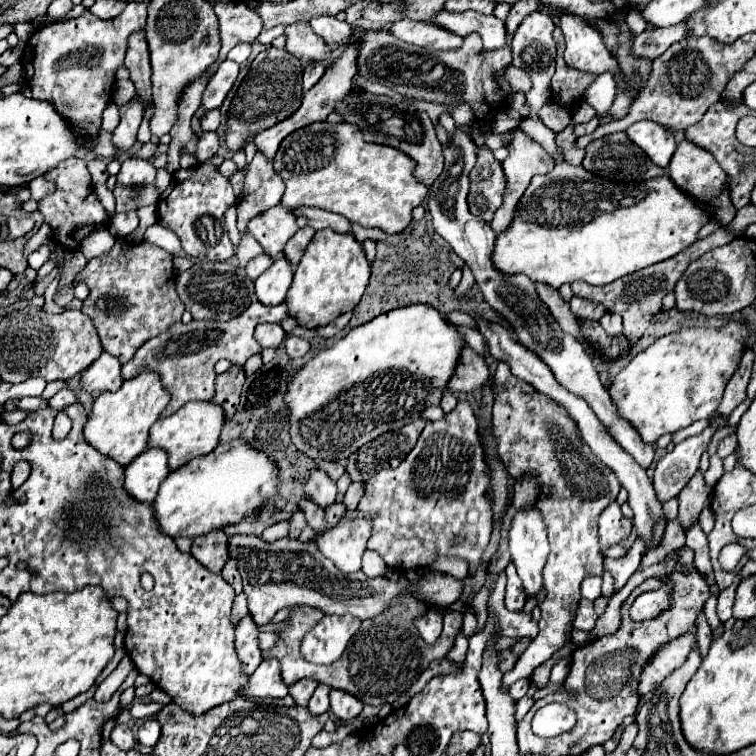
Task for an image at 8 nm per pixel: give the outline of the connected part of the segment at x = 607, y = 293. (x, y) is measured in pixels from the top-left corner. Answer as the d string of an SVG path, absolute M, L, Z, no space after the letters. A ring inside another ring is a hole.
M720 228L714 234L710 234L702 240L696 240L694 246L688 246L686 250L682 250L682 254L676 254L674 258L668 258L666 262L658 262L658 266L642 268L642 270L638 270L638 274L626 274L626 278L618 278L618 282L610 282L610 286L590 286L586 282L574 282L572 290L580 298L602 304L612 314L620 314L624 320L624 336L628 338L630 344L636 344L642 338L642 334L646 332L646 328L650 326L650 320L654 318L654 314L660 312L662 298L674 290L676 282L680 280L680 276L684 274L688 264L698 260L708 250L728 244L732 238L736 238L736 236L732 236L724 228Z

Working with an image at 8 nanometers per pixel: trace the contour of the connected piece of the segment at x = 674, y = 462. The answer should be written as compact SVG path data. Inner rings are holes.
M706 428L702 434L686 438L676 444L670 452L666 452L654 470L654 492L658 494L658 502L668 502L678 496L686 482L694 476L698 468L698 460L712 438L712 430Z

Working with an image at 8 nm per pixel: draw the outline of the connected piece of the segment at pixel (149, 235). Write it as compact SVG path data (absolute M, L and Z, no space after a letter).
M158 224L150 226L150 228L144 232L144 240L152 242L152 244L158 244L160 248L166 248L170 254L182 252L182 246L180 246L178 238L176 238L170 230L166 230L166 228L158 226Z

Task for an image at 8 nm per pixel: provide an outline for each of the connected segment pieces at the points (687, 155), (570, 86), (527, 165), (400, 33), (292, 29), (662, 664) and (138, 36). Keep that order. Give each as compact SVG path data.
M682 140L670 160L670 166L668 166L668 176L676 182L678 188L686 190L688 194L692 194L694 198L698 198L700 202L712 206L716 212L714 212L714 218L722 222L722 226L726 226L728 222L732 222L732 218L736 216L736 208L732 206L730 202L730 196L724 192L724 182L726 182L726 172L718 166L716 158L708 152L708 150L702 150L702 146L694 146L694 142L686 142Z
M554 30L554 40L558 46L558 56L556 56L556 74L552 78L552 96L550 100L556 102L562 108L576 108L578 102L582 100L586 88L594 82L590 80L590 74L584 76L584 72L574 70L570 66L566 66L562 54L564 54L564 36L560 30Z
M516 132L514 138L512 138L512 142L508 144L508 148L510 148L510 156L502 162L502 168L504 168L504 174L506 174L506 180L508 180L506 192L504 192L504 202L496 210L494 220L490 222L490 226L496 230L496 234L502 234L502 230L506 230L506 226L510 226L510 222L514 220L514 210L518 206L518 200L522 198L522 194L524 194L526 186L530 184L532 176L536 176L536 174L548 174L554 168L552 156L536 140L532 140L524 132Z
M404 18L394 22L394 26L390 26L390 32L400 40L430 50L452 50L462 46L462 38L458 38L458 34L442 30L442 26L432 26L432 22L414 22L410 18Z
M308 22L290 24L286 26L284 34L288 38L286 50L294 54L302 64L320 62L324 66L330 66L334 64L338 54L344 50L344 46L336 46L334 50L330 50L330 46L326 46L326 42L322 42L322 38L318 38L318 34L312 32Z
M690 630L688 634L680 636L678 640L668 642L666 646L662 646L662 650L658 650L654 654L654 658L642 670L638 692L640 694L654 692L664 682L664 678L670 676L670 672L678 670L678 666L682 666L682 662L686 662L690 650L694 648L696 636L698 636L698 632Z
M136 30L134 34L130 34L124 66L130 70L130 80L136 84L136 92L140 94L142 102L148 106L152 102L150 98L152 68L150 68L150 50L144 30Z

